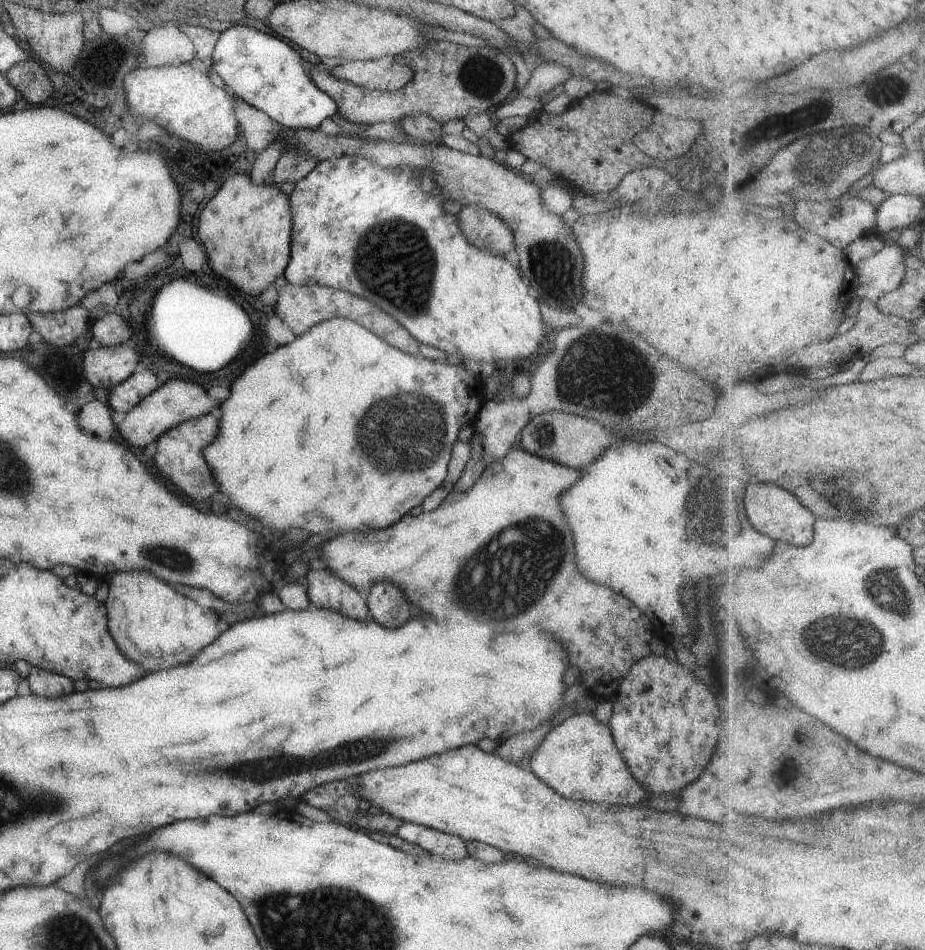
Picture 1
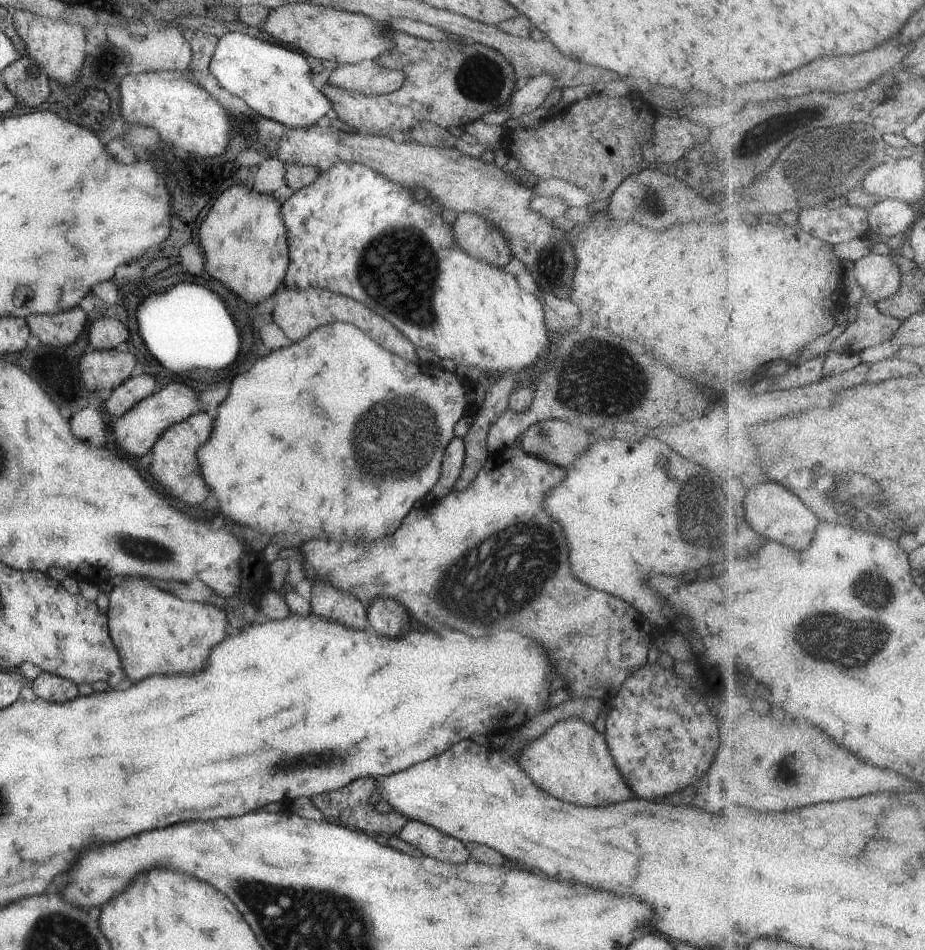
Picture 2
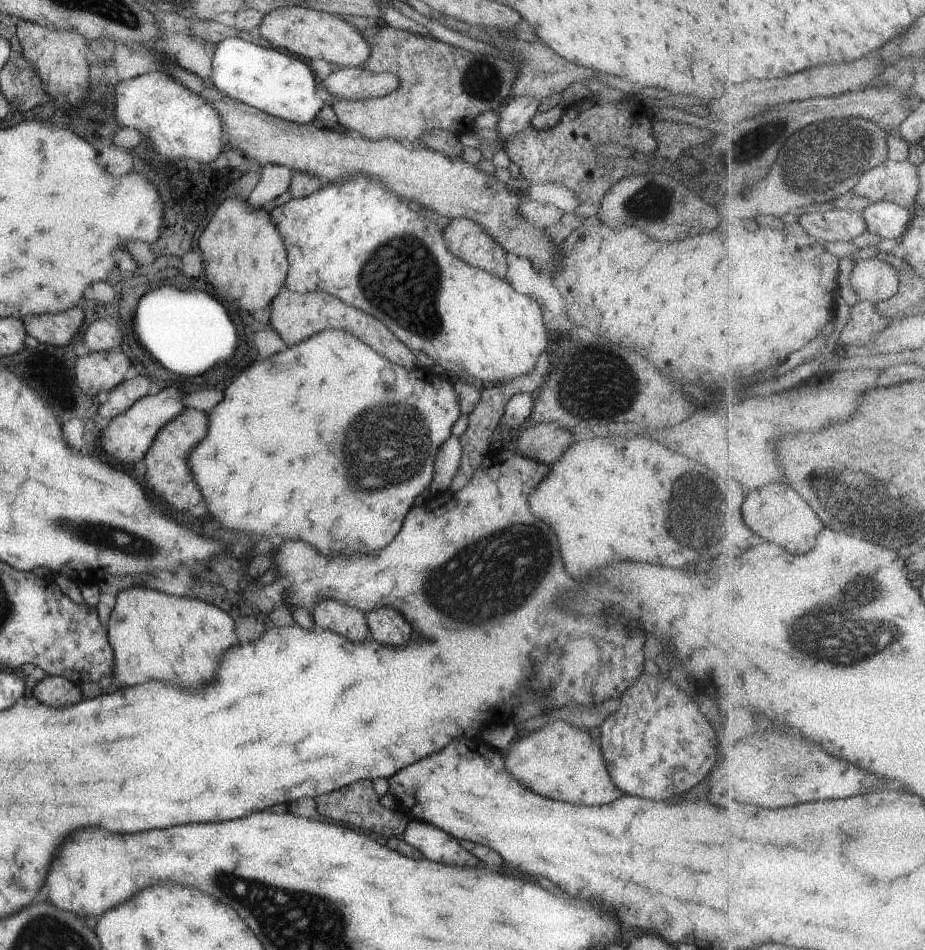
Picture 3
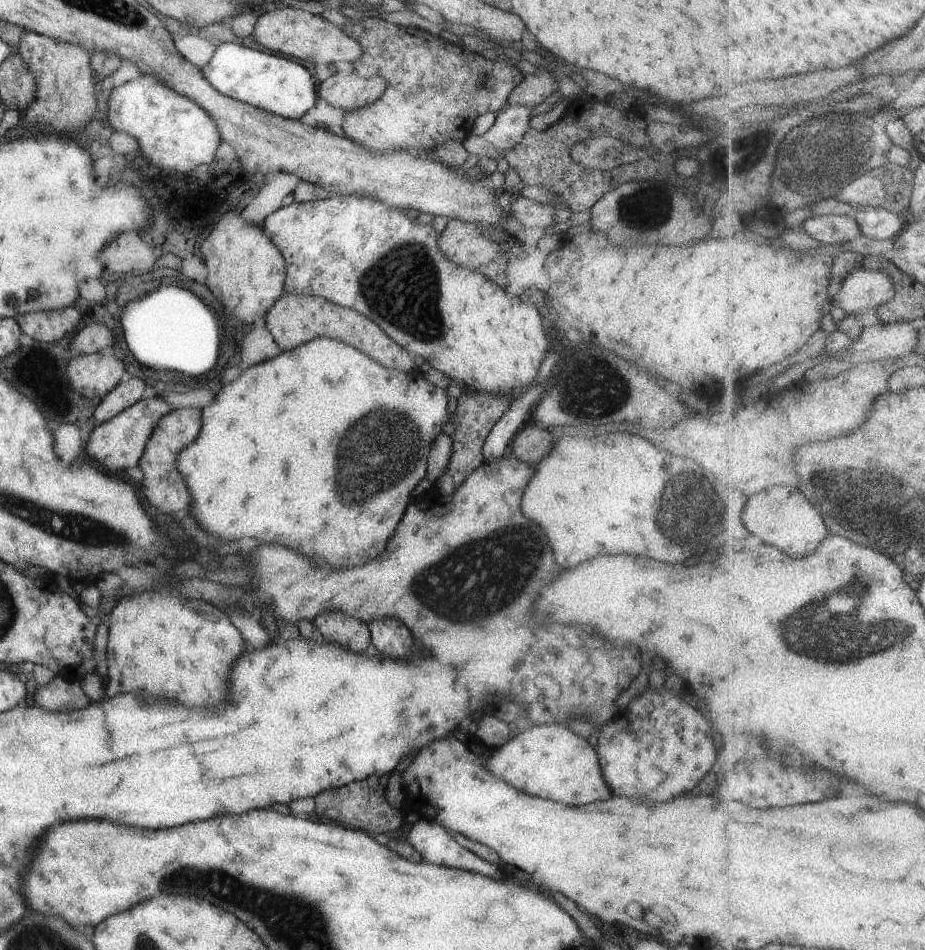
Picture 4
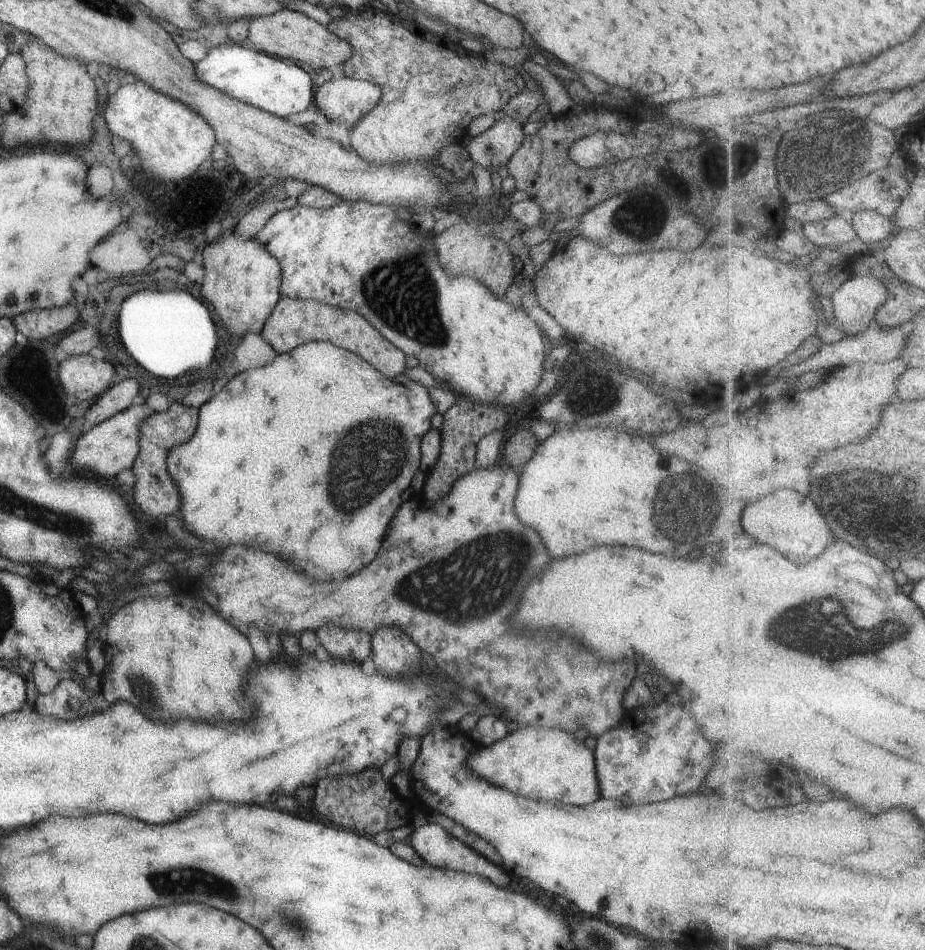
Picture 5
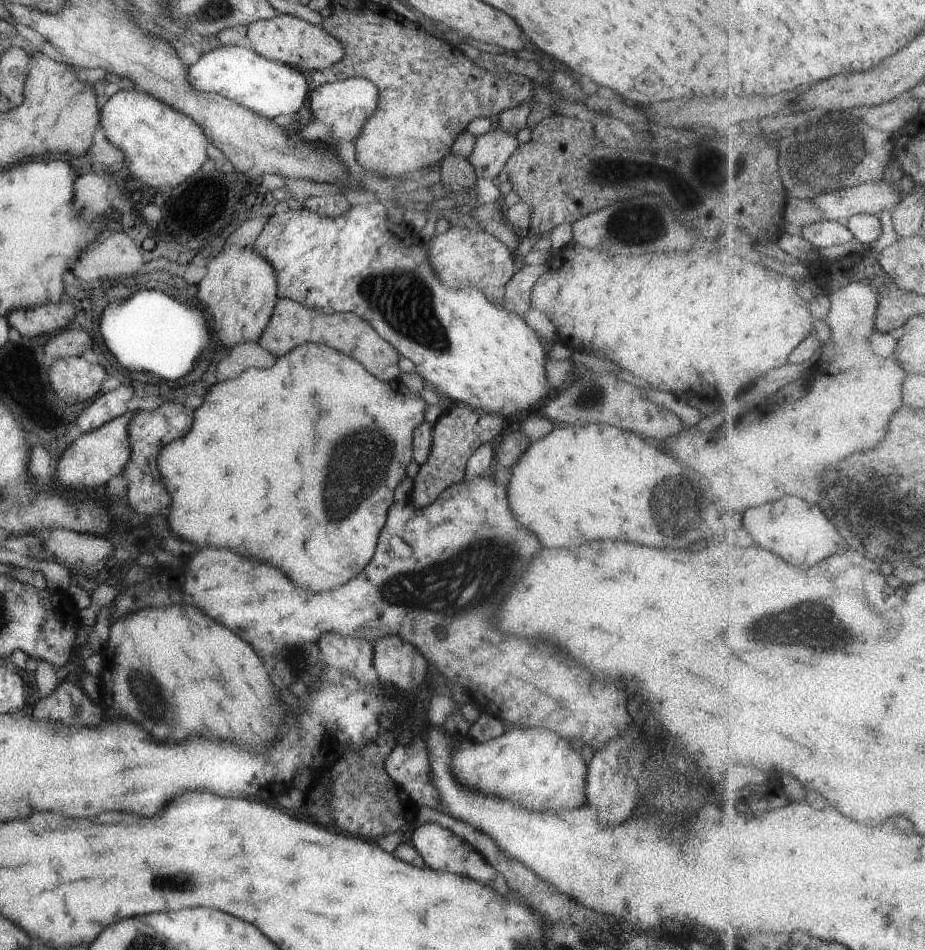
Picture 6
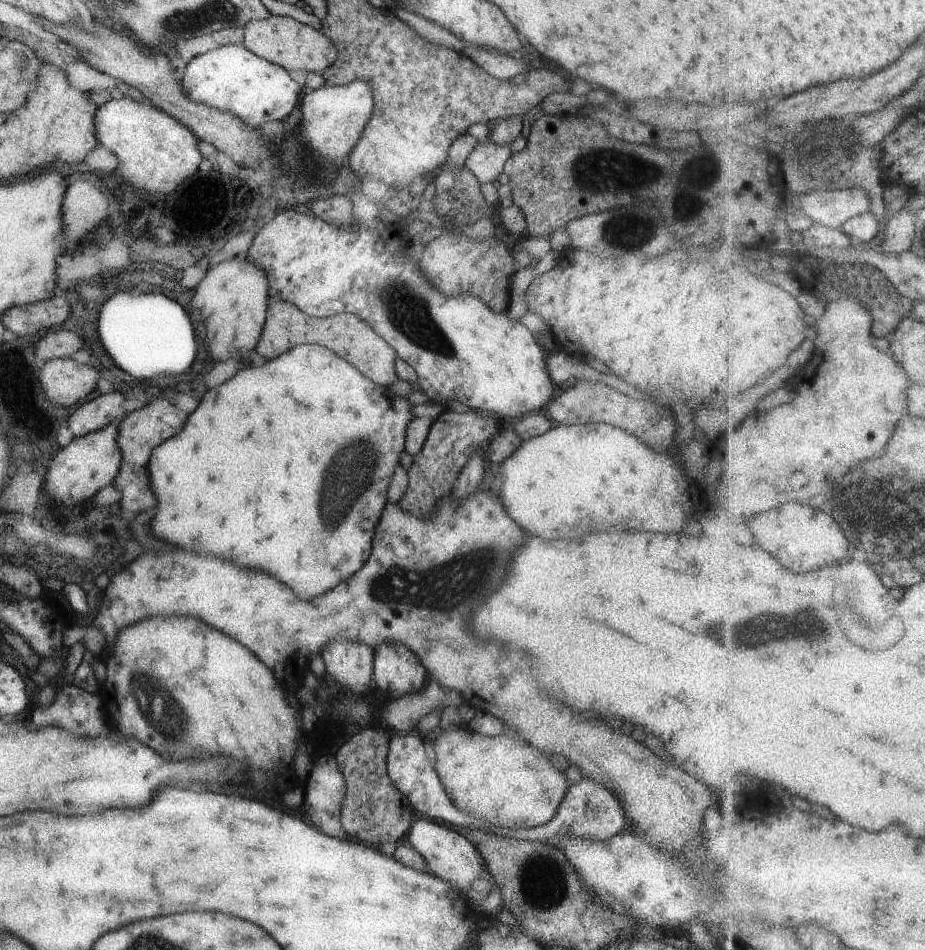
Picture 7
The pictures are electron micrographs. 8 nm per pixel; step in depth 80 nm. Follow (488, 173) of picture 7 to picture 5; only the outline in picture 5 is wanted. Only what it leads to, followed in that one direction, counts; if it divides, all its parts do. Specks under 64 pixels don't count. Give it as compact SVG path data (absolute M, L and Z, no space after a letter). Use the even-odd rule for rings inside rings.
M504 114L487 131L478 136L469 137L469 140L464 142L464 148L467 150L469 159L478 166L486 167L487 172L491 172L491 174L497 173L524 140L525 135L522 132L522 127L523 125L519 124L515 118Z

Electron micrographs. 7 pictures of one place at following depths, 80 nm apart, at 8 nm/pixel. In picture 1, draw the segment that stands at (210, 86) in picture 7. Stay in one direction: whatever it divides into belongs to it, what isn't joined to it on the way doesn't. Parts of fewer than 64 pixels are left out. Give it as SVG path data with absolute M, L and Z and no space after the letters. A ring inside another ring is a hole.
M243 25L220 32L210 54L215 74L235 98L242 98L285 129L316 129L323 118L337 116L337 107L332 98L305 76L301 60L297 50L283 39Z

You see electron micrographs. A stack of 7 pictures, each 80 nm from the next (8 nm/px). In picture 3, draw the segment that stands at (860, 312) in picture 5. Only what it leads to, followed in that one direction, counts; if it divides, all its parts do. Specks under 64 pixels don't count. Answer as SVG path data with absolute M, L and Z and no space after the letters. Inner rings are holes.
M876 257L853 264L848 278L857 302L871 302L872 305L893 298L898 293L900 283L898 272Z

